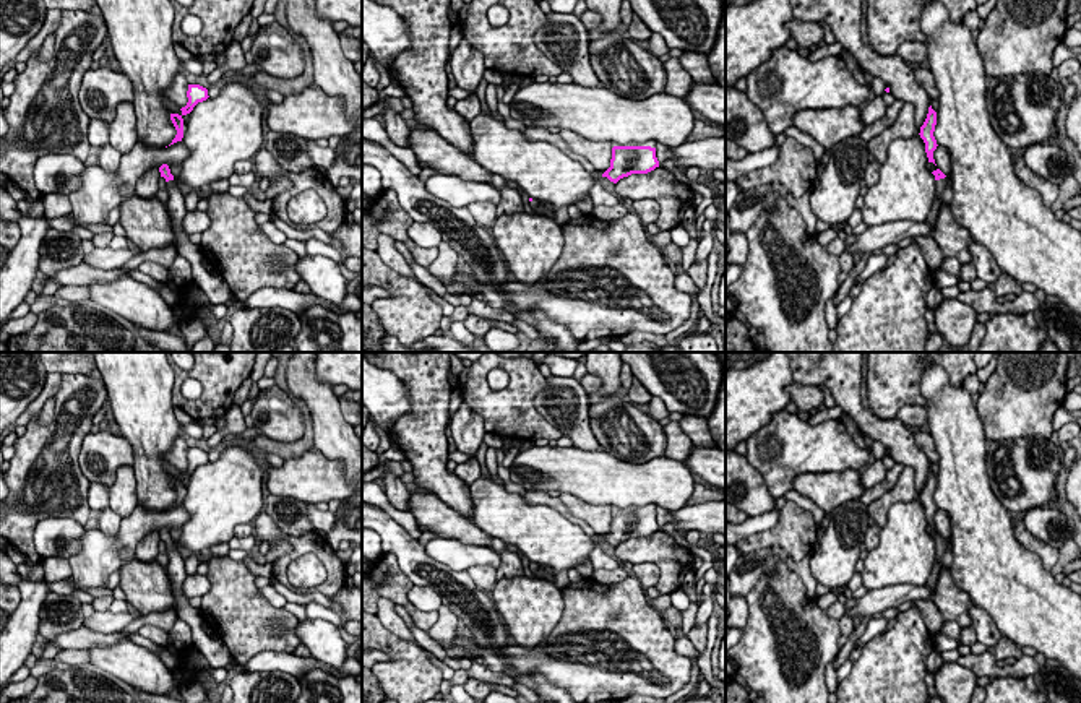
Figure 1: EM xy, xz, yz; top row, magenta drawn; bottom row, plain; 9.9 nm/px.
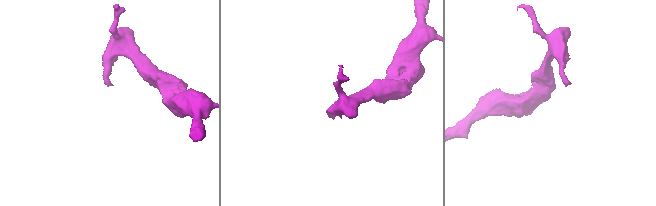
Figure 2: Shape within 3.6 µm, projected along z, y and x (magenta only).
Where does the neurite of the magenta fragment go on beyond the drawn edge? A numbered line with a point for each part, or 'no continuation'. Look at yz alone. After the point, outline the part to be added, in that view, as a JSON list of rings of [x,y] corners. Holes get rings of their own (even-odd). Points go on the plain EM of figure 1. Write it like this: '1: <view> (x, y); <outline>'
1: yz (937, 567); [[[946,542],[937,544],[937,560],[933,562],[932,573],[930,573],[928,580],[927,580],[927,586],[930,588],[932,593],[937,588],[938,575],[940,575],[940,571],[943,568],[943,565],[940,563],[940,559],[941,559],[941,555],[945,552],[946,552]]]

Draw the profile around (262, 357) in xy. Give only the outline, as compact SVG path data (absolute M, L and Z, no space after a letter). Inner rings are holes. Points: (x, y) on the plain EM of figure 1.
M256 352L256 359L255 359L255 365L253 365L253 370L252 370L252 390L248 393L248 399L253 399L260 395L260 390L258 390L258 385L256 382L263 377L263 370L266 367L266 362L271 359L271 352Z

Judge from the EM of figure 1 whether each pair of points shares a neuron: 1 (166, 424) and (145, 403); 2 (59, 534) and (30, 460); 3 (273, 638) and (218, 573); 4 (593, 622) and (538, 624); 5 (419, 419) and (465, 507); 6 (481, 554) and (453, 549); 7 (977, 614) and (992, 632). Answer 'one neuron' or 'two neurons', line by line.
1: one neuron
2: two neurons
3: one neuron
4: two neurons
5: one neuron
6: one neuron
7: one neuron

